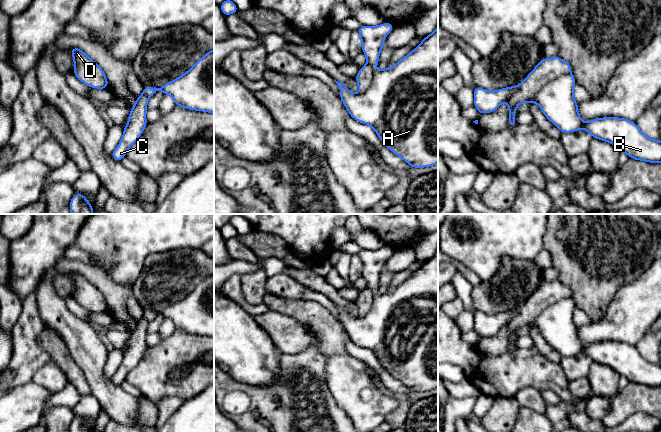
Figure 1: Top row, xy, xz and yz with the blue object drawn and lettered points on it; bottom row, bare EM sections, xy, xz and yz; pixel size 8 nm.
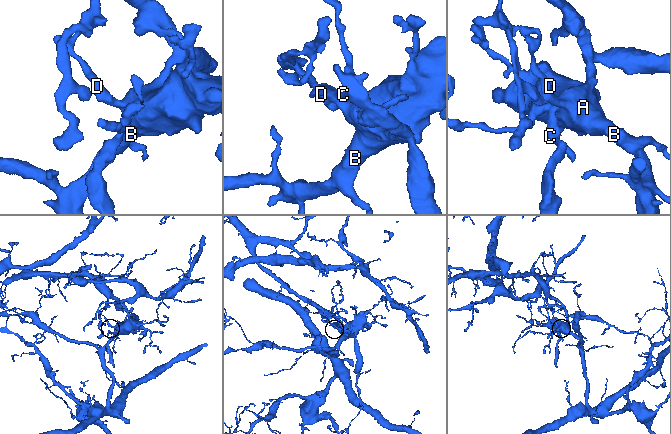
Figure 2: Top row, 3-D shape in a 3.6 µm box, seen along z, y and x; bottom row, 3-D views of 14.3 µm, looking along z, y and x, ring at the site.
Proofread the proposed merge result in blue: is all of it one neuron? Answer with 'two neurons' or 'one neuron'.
two neurons

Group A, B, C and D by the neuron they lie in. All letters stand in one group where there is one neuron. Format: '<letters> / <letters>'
A B D / C

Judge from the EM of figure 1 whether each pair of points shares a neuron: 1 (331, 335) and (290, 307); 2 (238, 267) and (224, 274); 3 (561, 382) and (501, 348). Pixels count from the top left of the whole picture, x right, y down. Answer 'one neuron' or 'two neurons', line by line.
1: one neuron
2: one neuron
3: two neurons

